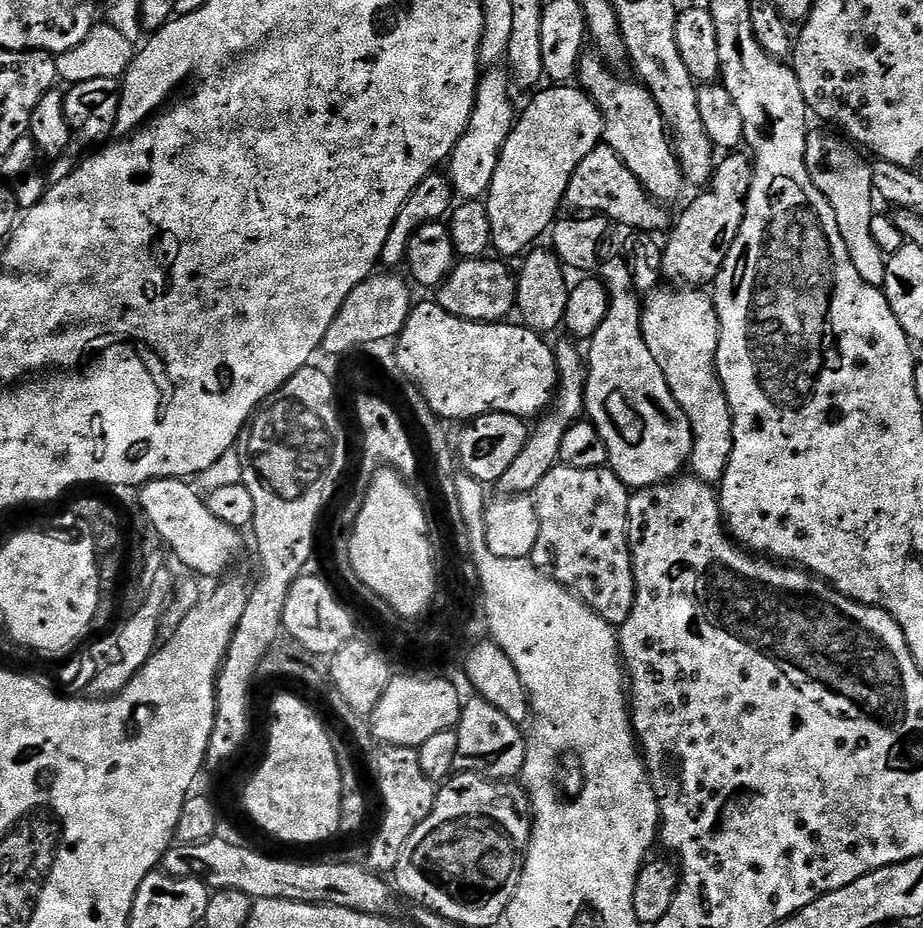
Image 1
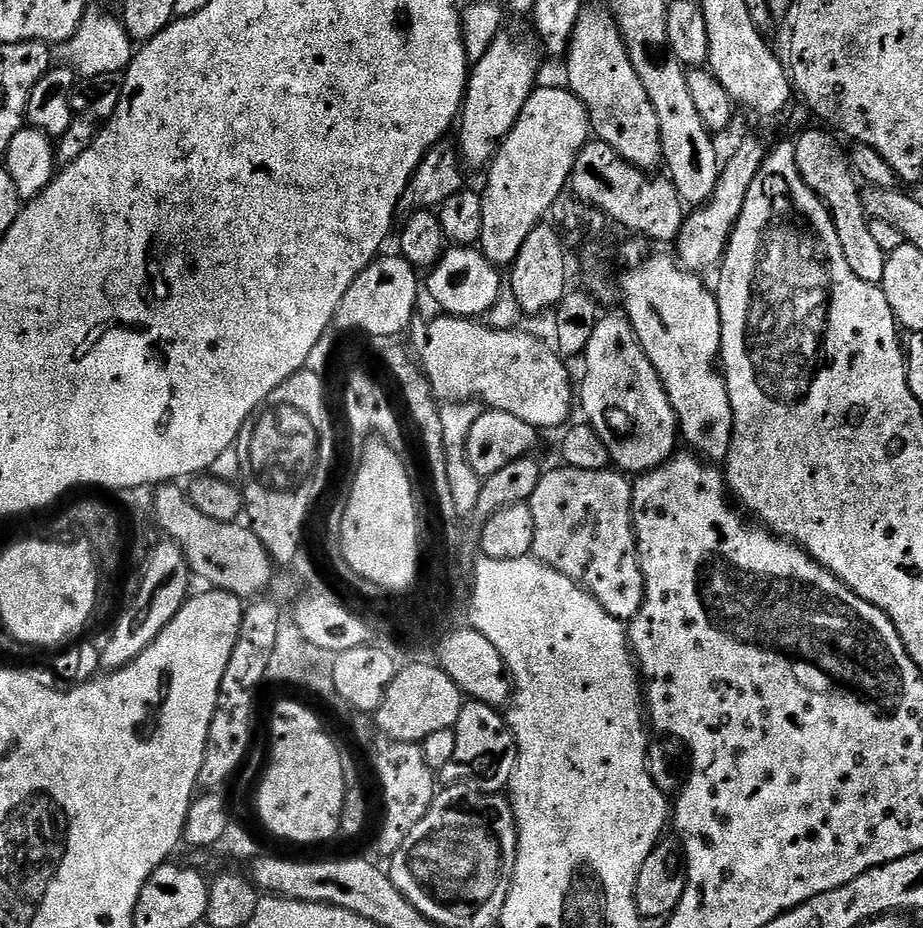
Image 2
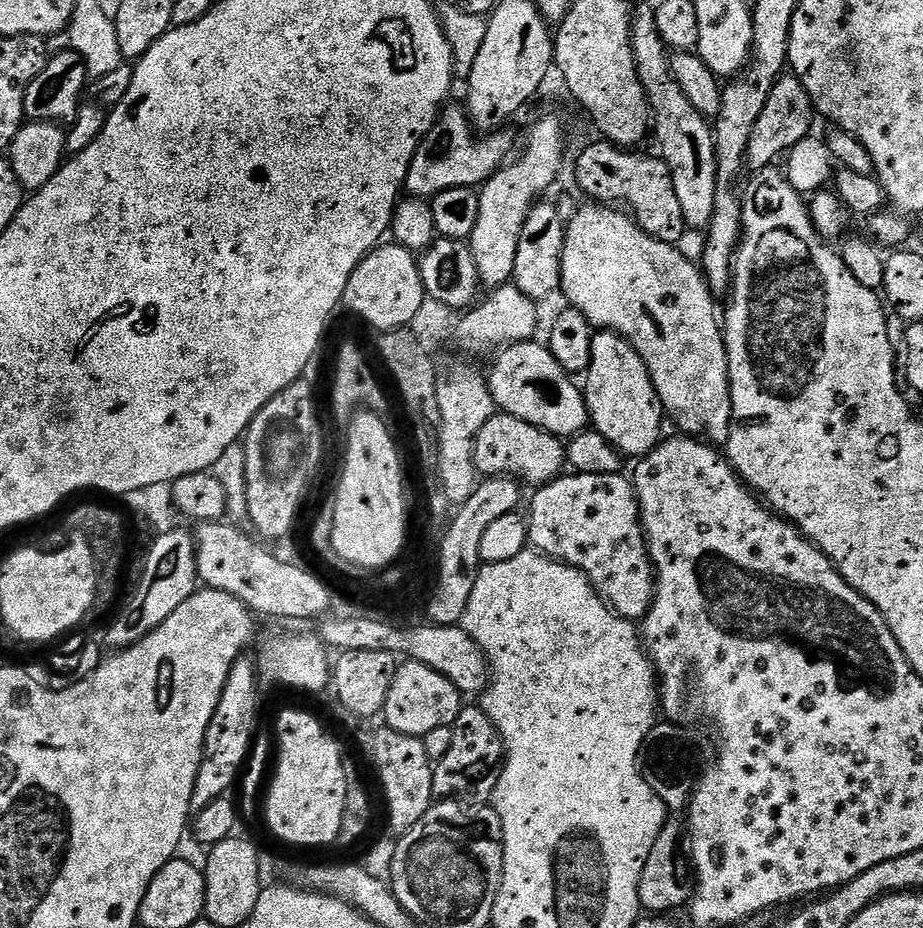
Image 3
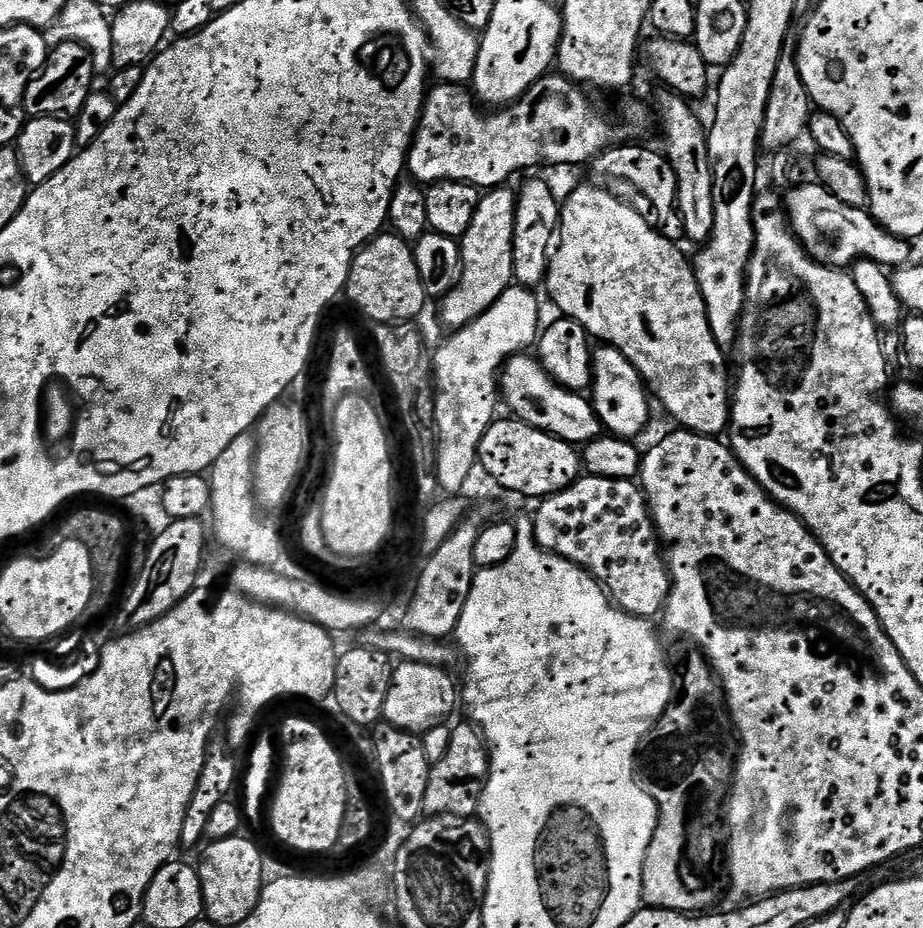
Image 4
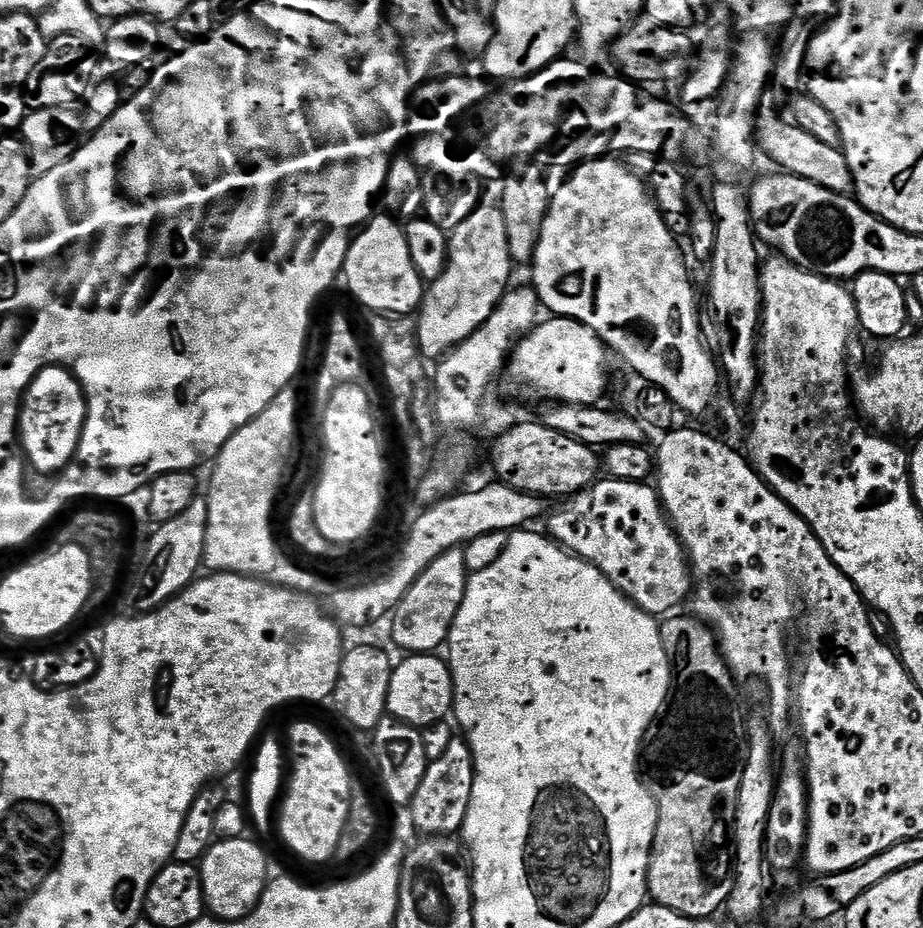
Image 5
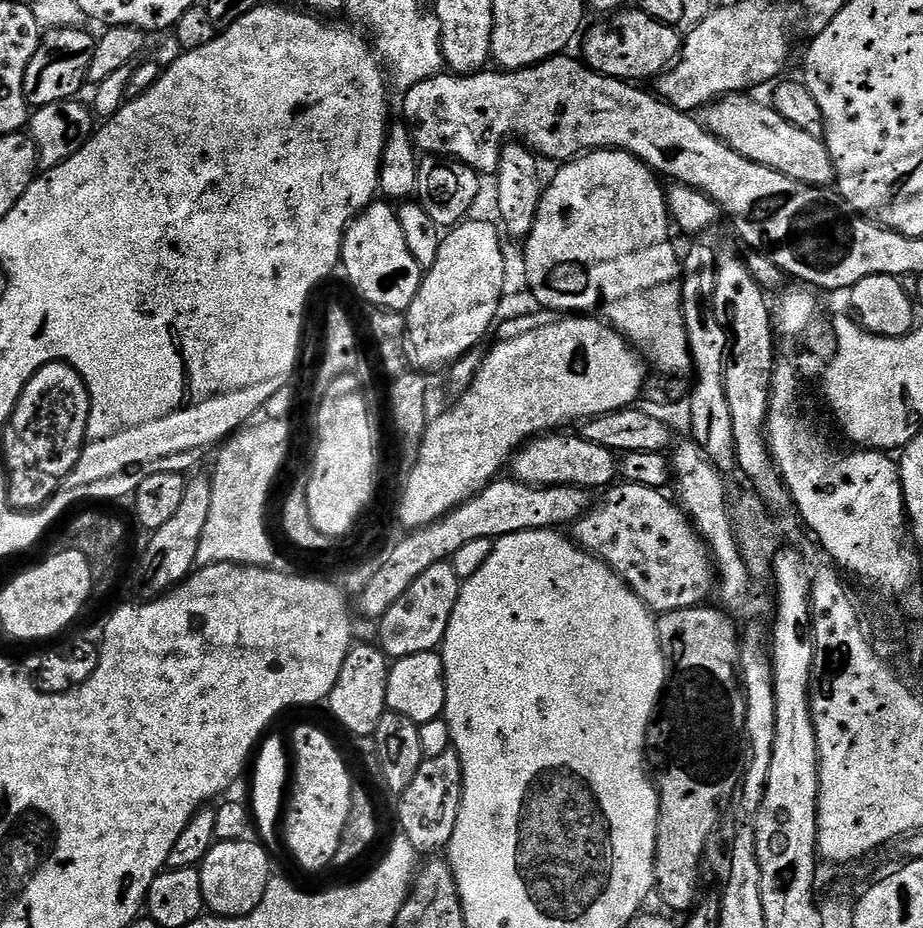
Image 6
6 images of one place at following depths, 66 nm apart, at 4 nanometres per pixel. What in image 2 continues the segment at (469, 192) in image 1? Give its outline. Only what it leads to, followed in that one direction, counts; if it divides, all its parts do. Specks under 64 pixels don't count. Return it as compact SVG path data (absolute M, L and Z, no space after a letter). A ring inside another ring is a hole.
M501 34L490 50L482 54L479 62L471 65L468 89L464 91L462 111L458 117L458 156L467 167L469 164L472 168L483 169L492 163L498 145L515 126L524 103L537 87L536 71L540 68L540 60L536 57L537 49L533 48L528 44L515 44L507 34Z

